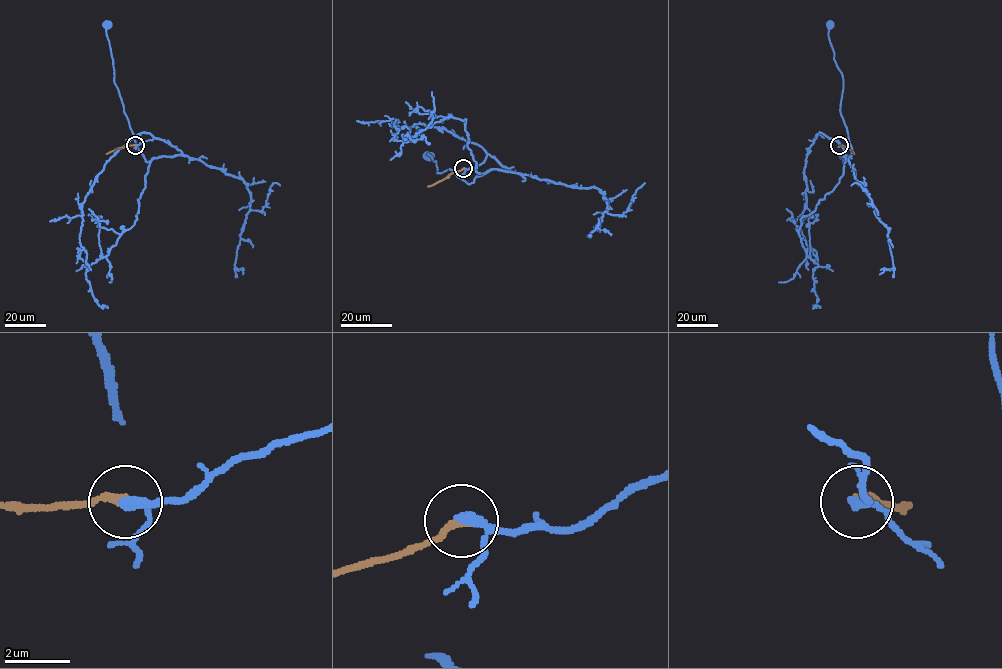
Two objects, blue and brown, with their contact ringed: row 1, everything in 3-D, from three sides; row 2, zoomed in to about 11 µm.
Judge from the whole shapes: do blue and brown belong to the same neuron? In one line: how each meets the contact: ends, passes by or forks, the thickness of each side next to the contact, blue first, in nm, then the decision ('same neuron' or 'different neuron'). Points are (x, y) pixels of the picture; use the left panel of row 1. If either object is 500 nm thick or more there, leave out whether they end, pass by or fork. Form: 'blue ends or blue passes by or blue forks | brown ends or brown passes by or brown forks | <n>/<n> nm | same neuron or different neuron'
blue passes by | brown ends | 240/240 nm | same neuron

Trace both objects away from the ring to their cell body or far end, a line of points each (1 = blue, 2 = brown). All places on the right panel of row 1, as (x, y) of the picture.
1: (840, 145), (828, 137), (842, 146), (840, 157), (846, 162), (851, 146), (840, 111), (843, 81), (829, 25)
2: (840, 145), (854, 154)

